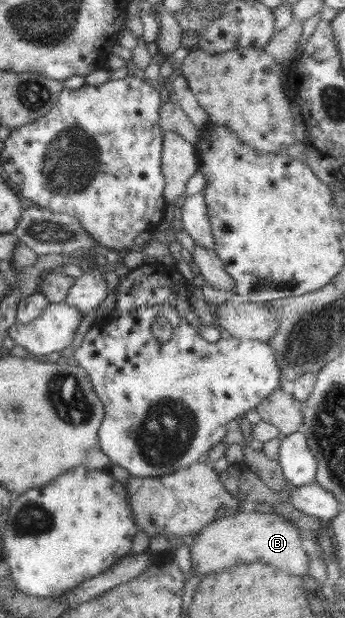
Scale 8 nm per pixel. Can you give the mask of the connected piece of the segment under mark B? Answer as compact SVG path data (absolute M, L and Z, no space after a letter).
M250 509L232 511L224 518L205 525L194 537L193 544L188 546L191 567L202 577L206 573L255 561L272 564L288 575L309 575L308 550L302 546L300 528L276 513L259 513Z

